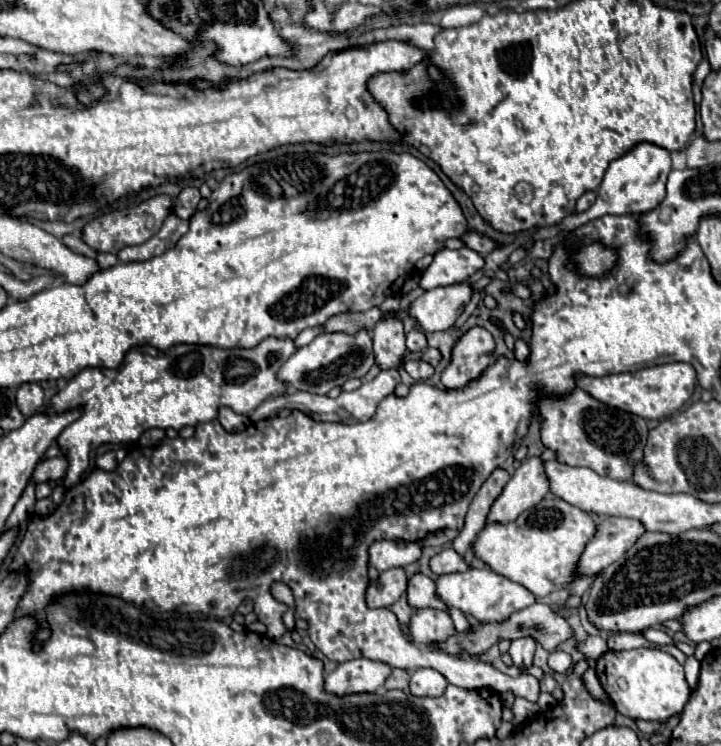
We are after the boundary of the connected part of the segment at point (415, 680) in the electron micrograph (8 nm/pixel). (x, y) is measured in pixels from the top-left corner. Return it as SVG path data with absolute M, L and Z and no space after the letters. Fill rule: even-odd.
M417 668L411 676L411 694L413 696L441 696L445 692L447 680L441 672L431 668Z

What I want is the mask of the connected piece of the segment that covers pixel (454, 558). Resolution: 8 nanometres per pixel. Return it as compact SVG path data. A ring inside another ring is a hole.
M445 548L439 554L435 554L429 562L429 568L433 574L441 576L441 574L453 574L453 572L465 572L469 566L465 564L465 560L453 550L453 548Z

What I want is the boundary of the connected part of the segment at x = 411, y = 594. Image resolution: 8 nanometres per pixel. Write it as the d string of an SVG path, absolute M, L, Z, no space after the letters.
M415 572L411 578L409 578L409 588L407 588L407 600L411 606L415 608L439 608L439 610L449 610L435 594L435 582L421 574L421 572Z

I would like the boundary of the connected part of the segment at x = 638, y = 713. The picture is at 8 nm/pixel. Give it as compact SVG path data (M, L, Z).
M637 648L625 652L607 652L597 660L595 670L617 712L629 718L659 722L669 720L683 710L691 696L683 666L665 650Z

